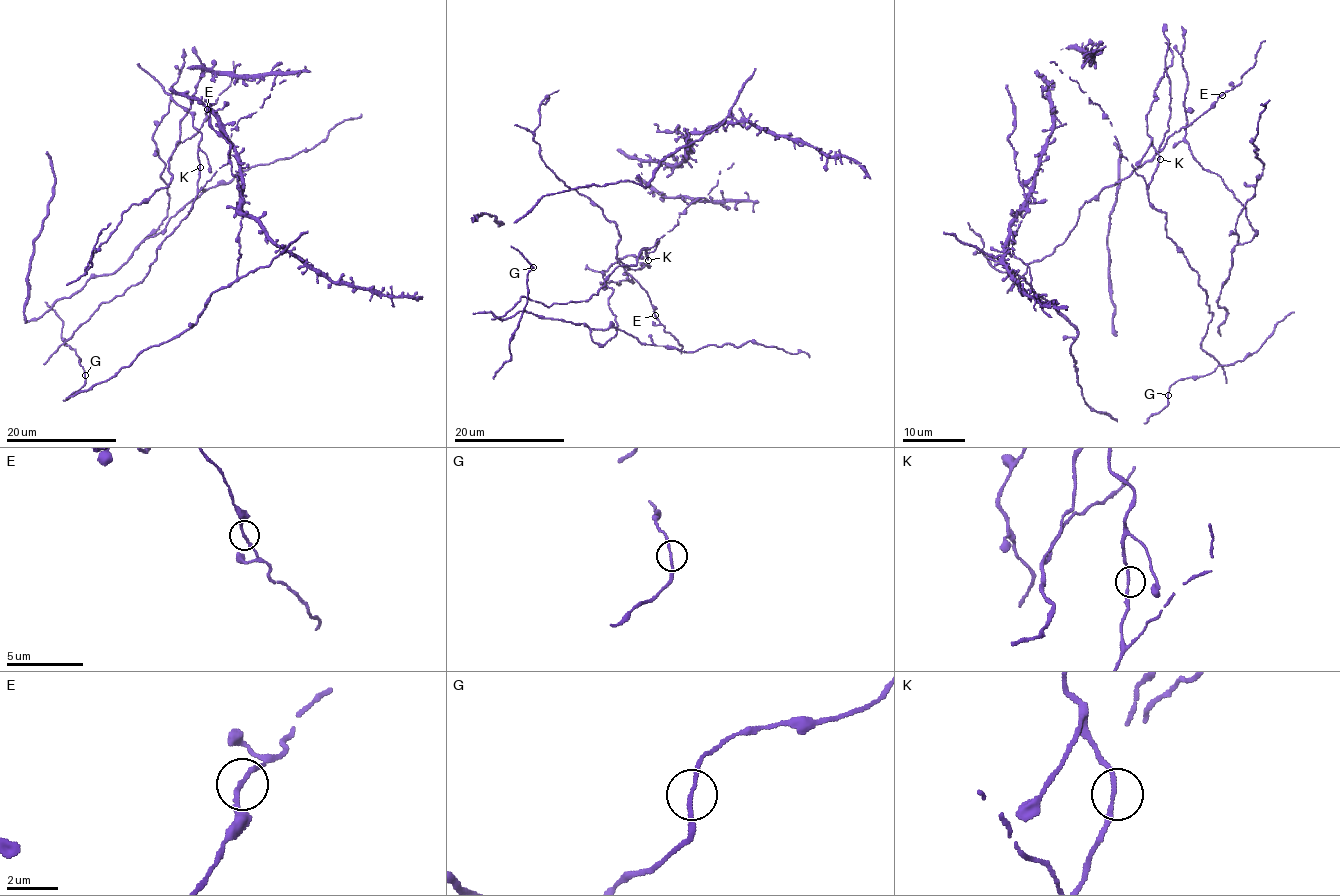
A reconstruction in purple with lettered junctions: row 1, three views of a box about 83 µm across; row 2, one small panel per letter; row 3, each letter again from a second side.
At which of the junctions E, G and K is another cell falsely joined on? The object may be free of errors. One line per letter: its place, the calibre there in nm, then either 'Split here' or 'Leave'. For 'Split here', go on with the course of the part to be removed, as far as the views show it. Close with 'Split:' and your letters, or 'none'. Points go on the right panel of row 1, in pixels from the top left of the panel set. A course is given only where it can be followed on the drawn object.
E: Place: (1222, 95). Thickness 160 nm. Leave
G: Place: (1168, 395). Thickness 150 nm. Leave
K: Place: (1160, 159). Thickness 160 nm. Leave
Split: none

